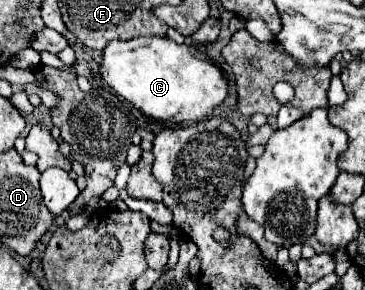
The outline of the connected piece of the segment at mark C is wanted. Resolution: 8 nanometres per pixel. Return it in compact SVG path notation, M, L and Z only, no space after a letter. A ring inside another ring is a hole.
M167 37L109 41L99 61L101 79L135 109L157 121L203 121L227 97L227 79L197 47L177 45Z

